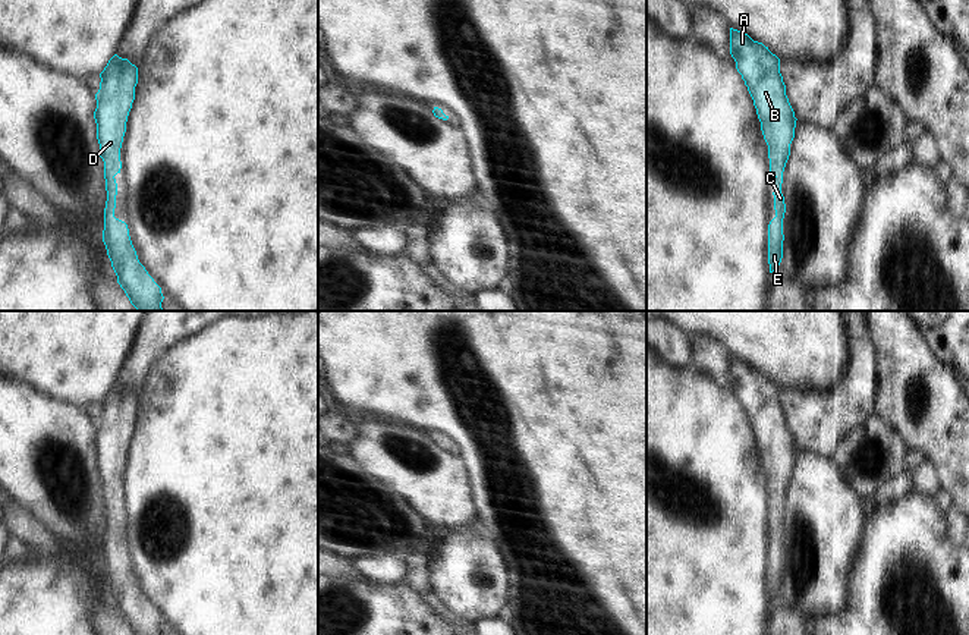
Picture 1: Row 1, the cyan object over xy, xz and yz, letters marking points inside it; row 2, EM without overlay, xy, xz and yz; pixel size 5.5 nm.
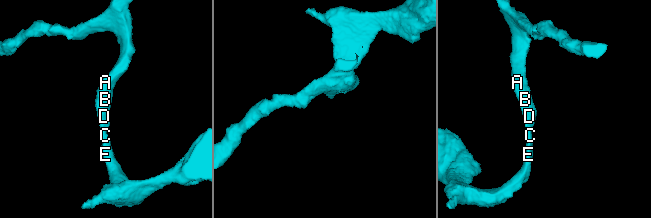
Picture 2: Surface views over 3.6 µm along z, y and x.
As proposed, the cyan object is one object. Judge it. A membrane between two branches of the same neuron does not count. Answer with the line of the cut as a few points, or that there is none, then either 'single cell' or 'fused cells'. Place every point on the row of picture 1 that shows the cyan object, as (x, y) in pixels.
no cut; single cell

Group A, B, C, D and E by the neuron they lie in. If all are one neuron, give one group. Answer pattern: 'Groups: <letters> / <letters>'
Groups: A B C D E

